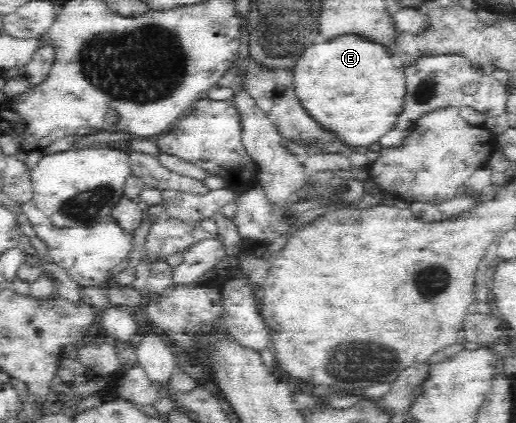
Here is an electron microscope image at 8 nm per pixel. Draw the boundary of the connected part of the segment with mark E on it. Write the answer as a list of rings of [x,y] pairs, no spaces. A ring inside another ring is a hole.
[[[337,36],[331,42],[309,45],[295,62],[295,94],[319,128],[335,134],[345,148],[370,148],[393,130],[405,100],[405,76],[395,68],[381,44],[359,36]]]

